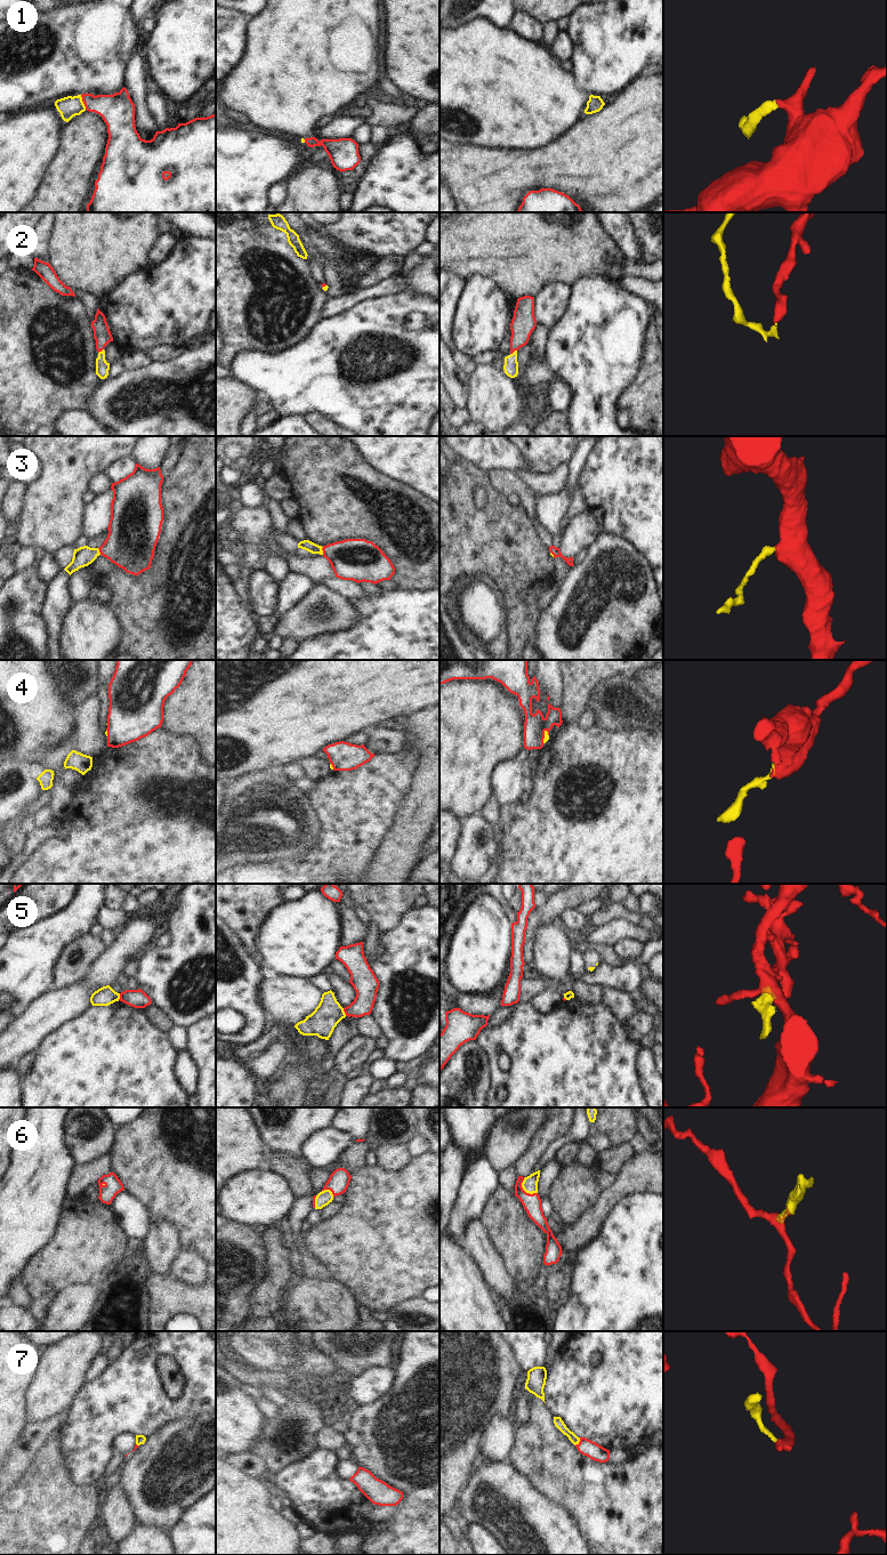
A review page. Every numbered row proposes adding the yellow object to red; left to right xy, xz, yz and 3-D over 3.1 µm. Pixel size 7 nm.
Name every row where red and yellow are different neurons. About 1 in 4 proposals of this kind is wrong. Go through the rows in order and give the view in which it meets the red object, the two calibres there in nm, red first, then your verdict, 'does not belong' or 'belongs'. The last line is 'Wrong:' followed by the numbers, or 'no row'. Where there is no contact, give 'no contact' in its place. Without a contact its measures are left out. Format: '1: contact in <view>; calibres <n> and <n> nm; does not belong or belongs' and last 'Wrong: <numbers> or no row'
1: contact in xy; calibres 240 and 150 nm; belongs
2: contact in yz; calibres 170 and 100 nm; belongs
3: contact in xz; calibres 300 and 70 nm; belongs
4: contact in yz; calibres 160 and 40 nm; belongs
5: contact in xz; calibres 180 and 190 nm; does not belong
6: contact in yz; calibres 130 and 110 nm; belongs
7: contact in yz; calibres 120 and 70 nm; belongs
Wrong: 5

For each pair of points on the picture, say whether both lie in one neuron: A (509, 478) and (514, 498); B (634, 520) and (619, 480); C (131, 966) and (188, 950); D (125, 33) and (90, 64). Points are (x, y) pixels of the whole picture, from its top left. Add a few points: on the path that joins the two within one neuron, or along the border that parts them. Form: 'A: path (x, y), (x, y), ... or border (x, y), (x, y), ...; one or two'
A: border (507, 496), (516, 493), (522, 501); two
B: path (634, 509), (629, 490); one
C: border (139, 955), (134, 975); two
D: path (117, 38), (98, 56); one

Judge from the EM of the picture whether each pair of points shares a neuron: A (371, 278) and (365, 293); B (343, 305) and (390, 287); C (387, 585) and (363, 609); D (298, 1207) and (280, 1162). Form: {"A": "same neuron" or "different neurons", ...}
{"A": "different neurons", "B": "same neuron", "C": "different neurons", "D": "different neurons"}

